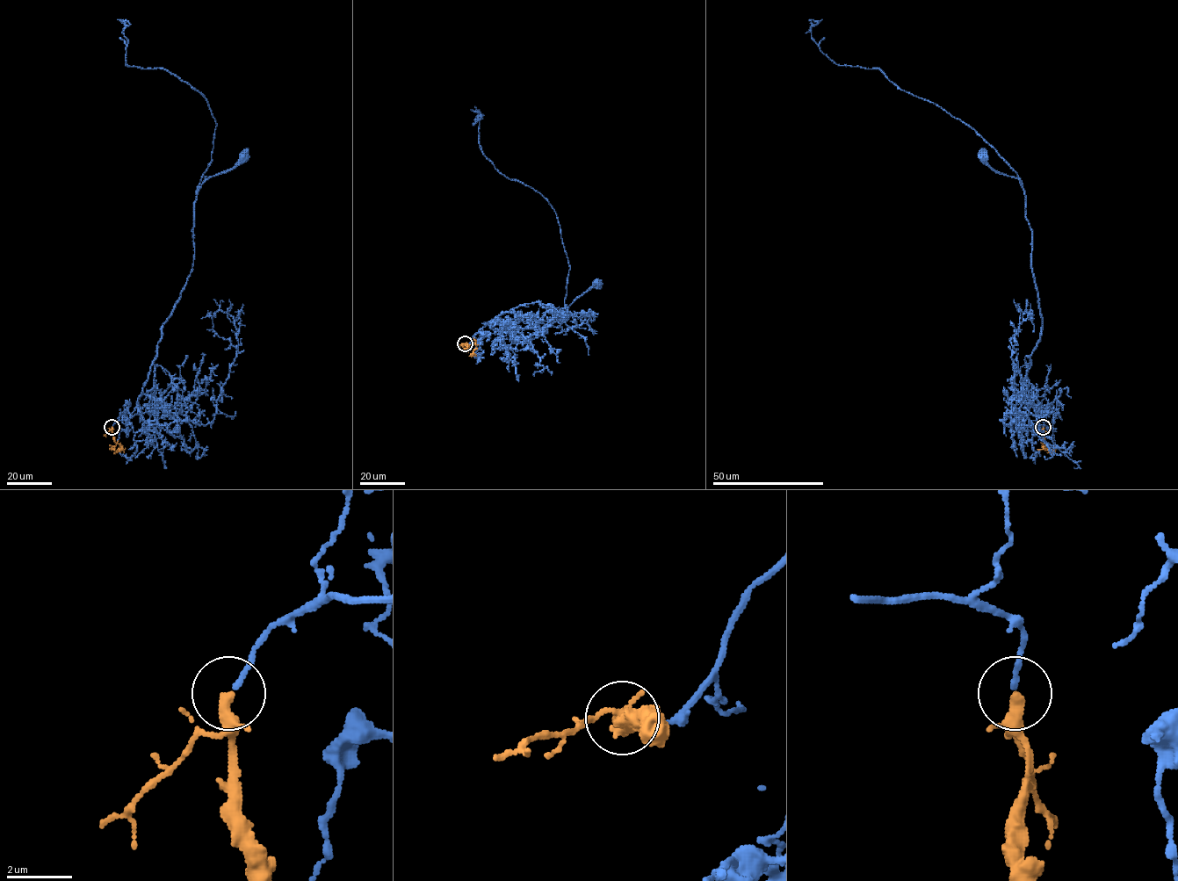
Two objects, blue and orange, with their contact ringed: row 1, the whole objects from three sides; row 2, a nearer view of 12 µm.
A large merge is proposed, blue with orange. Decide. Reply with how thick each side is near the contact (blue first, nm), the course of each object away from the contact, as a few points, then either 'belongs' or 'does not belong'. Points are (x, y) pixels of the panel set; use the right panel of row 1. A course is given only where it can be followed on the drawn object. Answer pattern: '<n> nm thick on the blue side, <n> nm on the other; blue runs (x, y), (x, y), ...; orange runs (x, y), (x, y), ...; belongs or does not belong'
160 nm thick on the blue side, 280 nm on the other; blue runs (1043, 427), (1019, 411), (1029, 393), (1027, 372), (1042, 325), (1024, 191), (1018, 178), (996, 172), (983, 156); orange runs (1043, 427), (1043, 446), (1051, 451), (1055, 447); belongs

